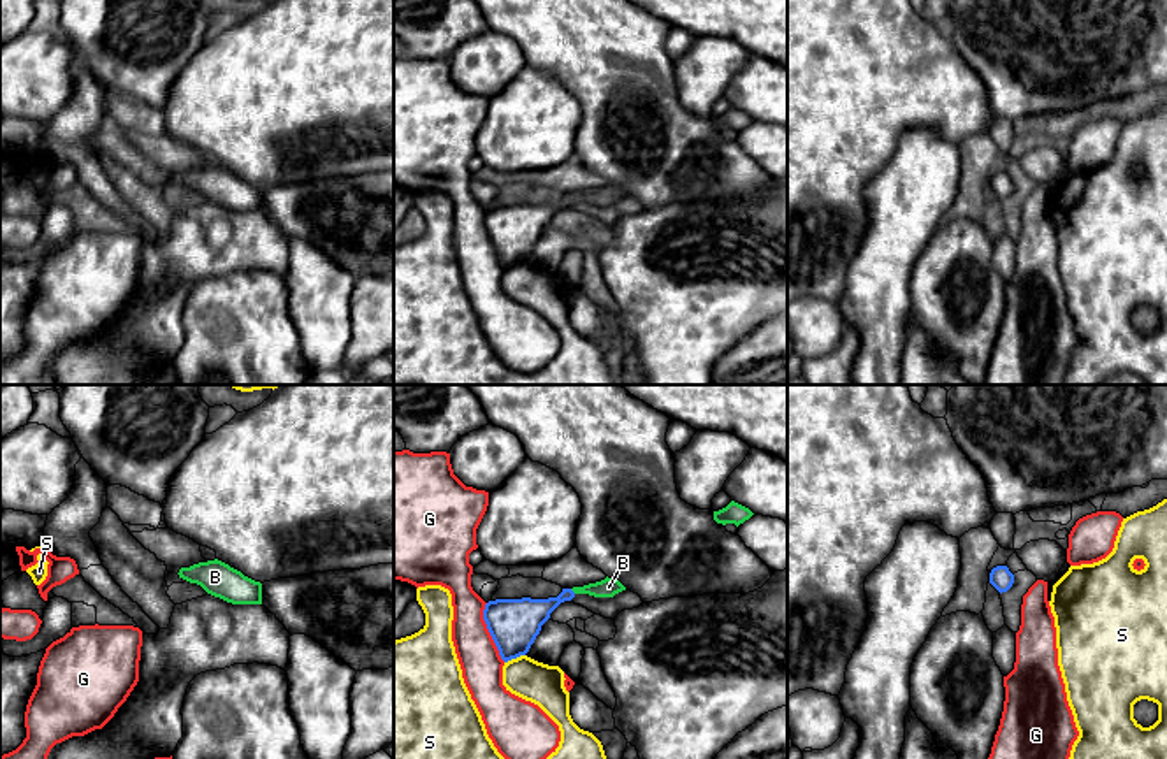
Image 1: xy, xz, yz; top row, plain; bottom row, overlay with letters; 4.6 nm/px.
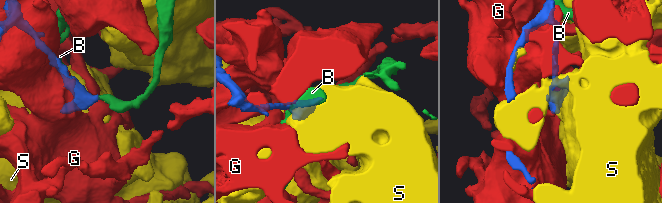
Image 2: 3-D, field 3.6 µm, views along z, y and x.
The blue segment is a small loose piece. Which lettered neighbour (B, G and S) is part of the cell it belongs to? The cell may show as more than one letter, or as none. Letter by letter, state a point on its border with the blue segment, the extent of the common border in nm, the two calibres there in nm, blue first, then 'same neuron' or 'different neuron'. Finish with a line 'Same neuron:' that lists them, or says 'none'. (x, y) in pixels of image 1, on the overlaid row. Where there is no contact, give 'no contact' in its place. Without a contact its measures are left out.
B: xz (572, 591) | 40 nm | 180/90 nm | same neuron
G: xz (489, 631) | 280 nm | 240/190 nm | different neuron
S: xz (514, 657) | 100 nm | 240/190 nm | different neuron
Same neuron: B

